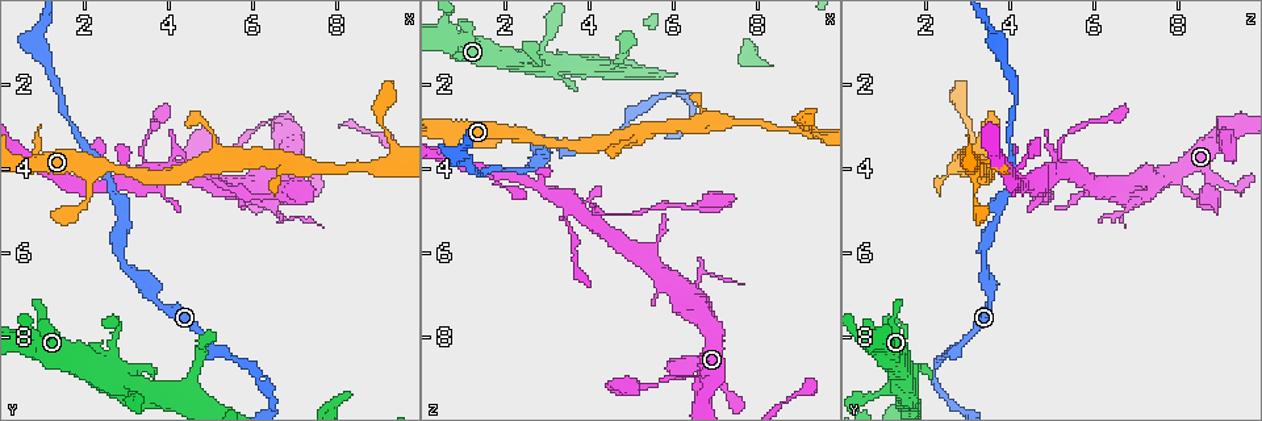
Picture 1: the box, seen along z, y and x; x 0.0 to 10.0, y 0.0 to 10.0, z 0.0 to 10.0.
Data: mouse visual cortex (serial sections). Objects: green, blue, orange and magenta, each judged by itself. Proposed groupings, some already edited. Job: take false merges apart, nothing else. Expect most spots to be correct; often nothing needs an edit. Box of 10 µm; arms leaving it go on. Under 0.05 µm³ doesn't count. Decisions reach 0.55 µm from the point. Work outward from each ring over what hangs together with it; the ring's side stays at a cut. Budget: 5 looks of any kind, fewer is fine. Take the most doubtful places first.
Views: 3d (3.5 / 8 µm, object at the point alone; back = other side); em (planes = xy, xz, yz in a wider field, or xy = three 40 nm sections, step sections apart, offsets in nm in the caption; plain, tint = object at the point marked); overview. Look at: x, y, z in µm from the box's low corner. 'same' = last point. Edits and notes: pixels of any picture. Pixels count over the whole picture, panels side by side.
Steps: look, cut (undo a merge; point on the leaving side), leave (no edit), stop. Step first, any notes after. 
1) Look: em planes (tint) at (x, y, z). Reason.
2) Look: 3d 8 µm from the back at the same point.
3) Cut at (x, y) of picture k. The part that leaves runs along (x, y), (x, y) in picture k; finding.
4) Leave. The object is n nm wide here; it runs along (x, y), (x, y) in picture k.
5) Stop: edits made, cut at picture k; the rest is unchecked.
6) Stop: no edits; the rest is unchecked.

Look: 3d 3.5 µm at (4.05, 4.10, 5.20).

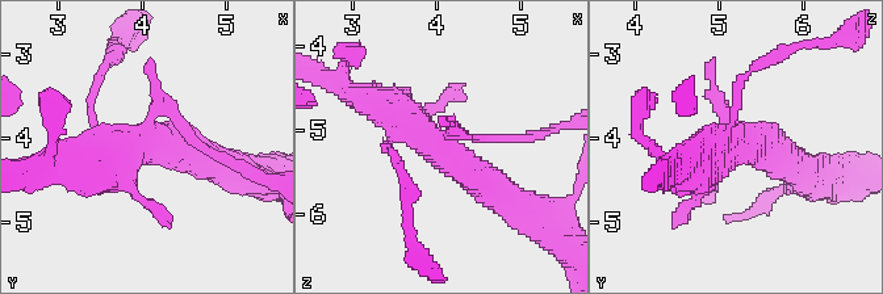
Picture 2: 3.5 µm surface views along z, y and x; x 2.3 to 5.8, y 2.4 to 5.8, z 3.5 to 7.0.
Look: em xy step 2 (tint) at (4.05, 4.05, 5.25). Need the tissue.

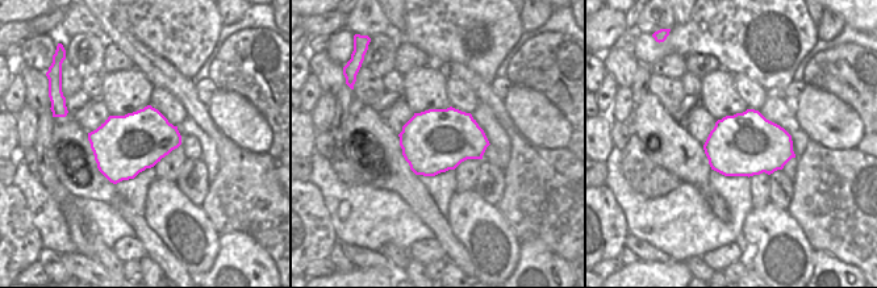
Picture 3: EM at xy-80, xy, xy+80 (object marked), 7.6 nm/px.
Leave. It runs along (506, 198), (393, 108), (369, 101) in picture 2; all the same cell.

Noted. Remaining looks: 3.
Look: 3d 8 µm at (9.25, 3.90, 3.25). Three arms meet.

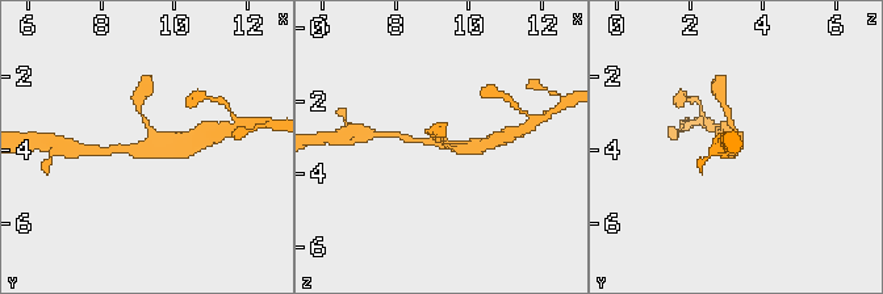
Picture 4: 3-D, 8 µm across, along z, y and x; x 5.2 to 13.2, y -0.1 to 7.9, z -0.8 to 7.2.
Look: em xy step 2 (tint) at the same point. 3 arms meet here; the arms are 100, 150, 300 nm wide.

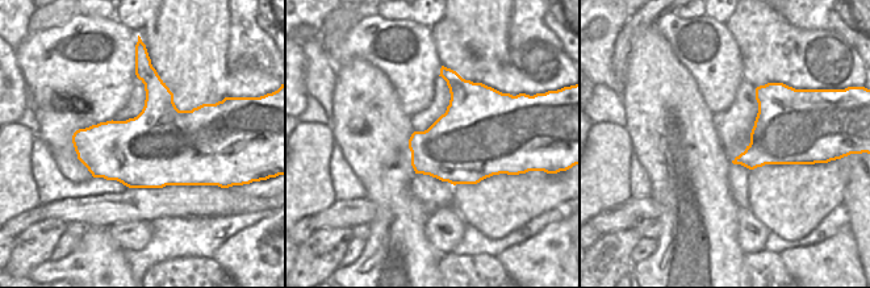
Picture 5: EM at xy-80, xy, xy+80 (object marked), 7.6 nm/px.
Leave. It runs along (109, 151), (154, 142), (141, 113) in picture 4; all the same cell.

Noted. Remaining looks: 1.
Stop: no edits; the rest is unchecked.

